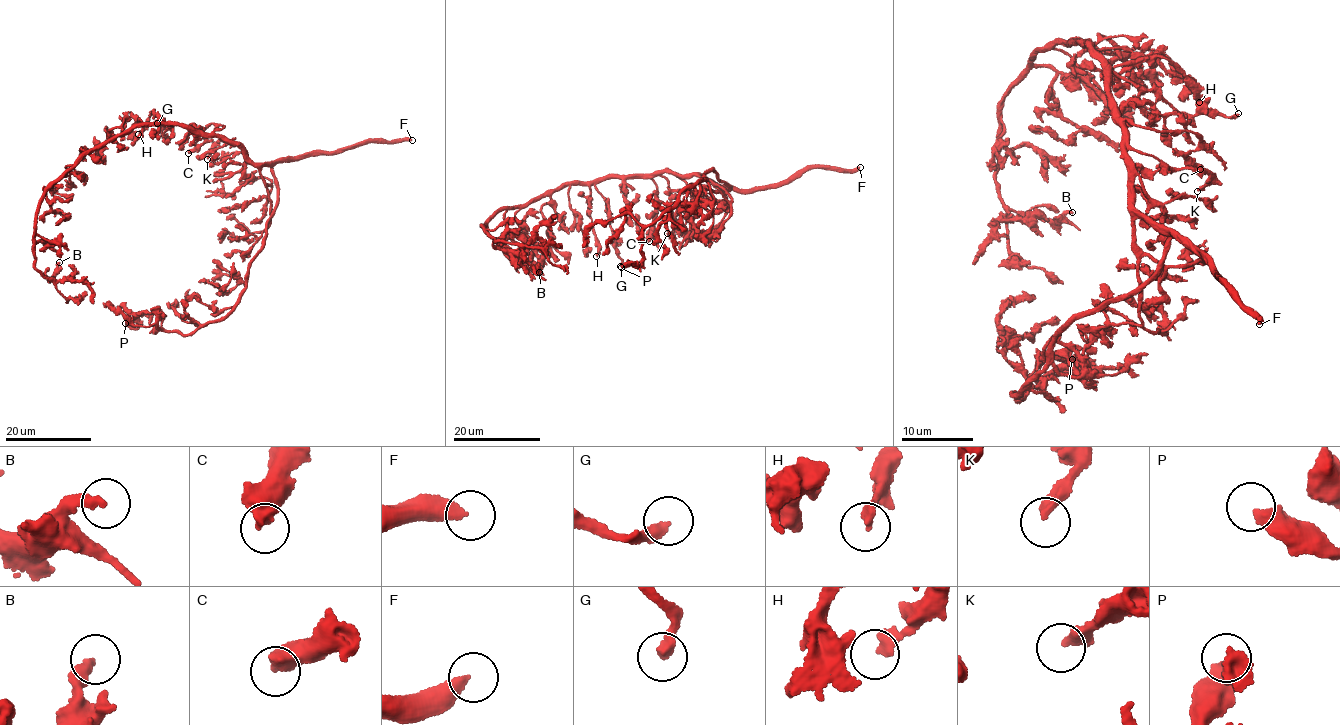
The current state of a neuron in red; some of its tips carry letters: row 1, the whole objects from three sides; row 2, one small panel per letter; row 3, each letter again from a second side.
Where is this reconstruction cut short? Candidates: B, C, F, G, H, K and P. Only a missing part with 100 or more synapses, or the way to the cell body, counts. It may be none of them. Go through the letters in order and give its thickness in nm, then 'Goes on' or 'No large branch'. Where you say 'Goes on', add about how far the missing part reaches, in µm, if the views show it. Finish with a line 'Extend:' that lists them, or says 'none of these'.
B: Thickness 320 nm. No large branch
C: Thickness 550 nm. No large branch
F: Thickness 380 nm. Goes on. Missing length about 90 µm
G: Thickness 320 nm. No large branch
H: Thickness 340 nm. No large branch
K: Thickness 380 nm. No large branch
P: Thickness 440 nm. No large branch
Extend: F

